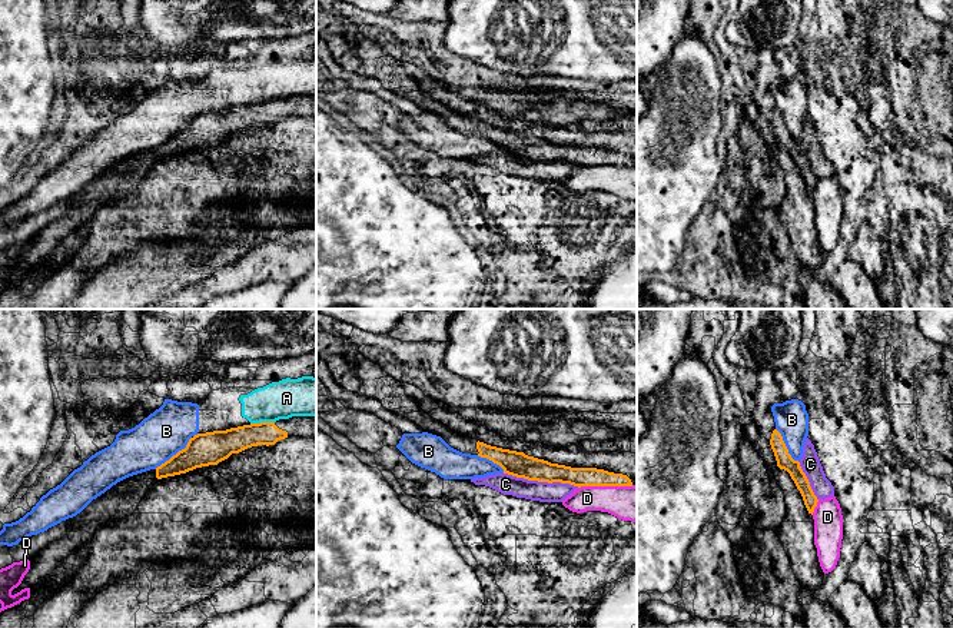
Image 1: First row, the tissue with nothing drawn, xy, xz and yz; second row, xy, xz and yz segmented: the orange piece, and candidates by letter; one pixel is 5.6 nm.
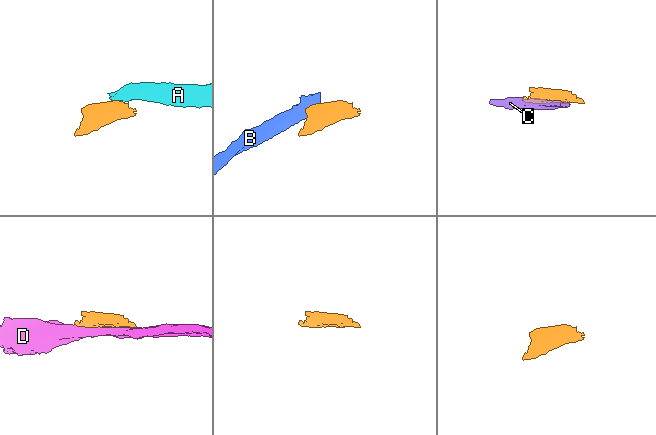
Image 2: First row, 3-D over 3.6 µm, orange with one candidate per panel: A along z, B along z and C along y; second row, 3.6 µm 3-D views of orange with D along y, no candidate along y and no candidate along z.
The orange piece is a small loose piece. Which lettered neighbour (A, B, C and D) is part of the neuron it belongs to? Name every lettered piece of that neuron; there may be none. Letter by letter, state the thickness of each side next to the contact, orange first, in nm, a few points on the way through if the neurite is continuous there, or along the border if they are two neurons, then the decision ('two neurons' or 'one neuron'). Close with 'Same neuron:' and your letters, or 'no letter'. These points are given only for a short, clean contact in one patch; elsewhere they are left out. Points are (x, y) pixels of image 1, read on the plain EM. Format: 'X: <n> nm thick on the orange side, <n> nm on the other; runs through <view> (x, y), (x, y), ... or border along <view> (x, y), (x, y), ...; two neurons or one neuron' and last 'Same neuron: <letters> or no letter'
A: 150 nm thick on the orange side, 220 nm on the other; border along xy (274, 100), (251, 103); two neurons
B: 190 nm thick on the orange side, 260 nm on the other; border along xy (191, 116), (183, 128), (155, 148); two neurons
C: 140 nm thick on the orange side, 120 nm on the other; two neurons
D: 110 nm thick on the orange side, 200 nm on the other; two neurons
Same neuron: no letter

